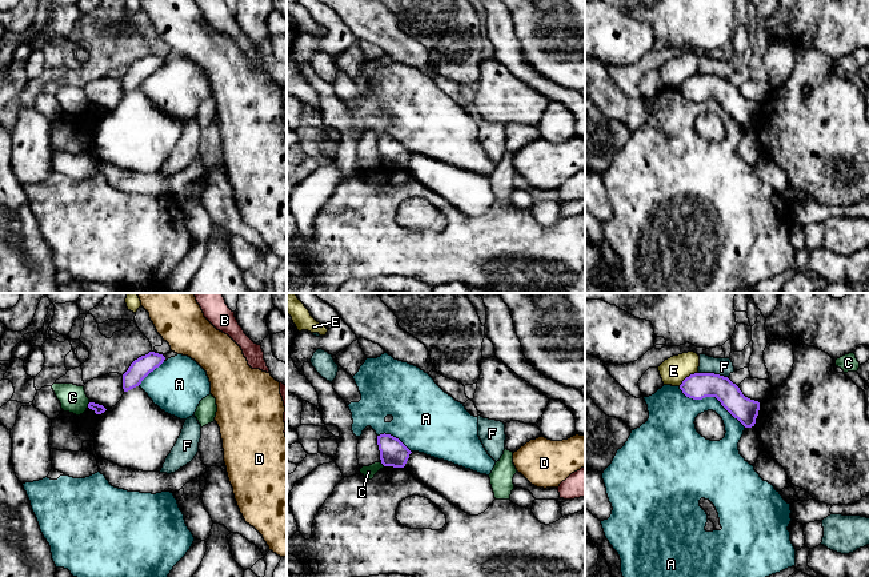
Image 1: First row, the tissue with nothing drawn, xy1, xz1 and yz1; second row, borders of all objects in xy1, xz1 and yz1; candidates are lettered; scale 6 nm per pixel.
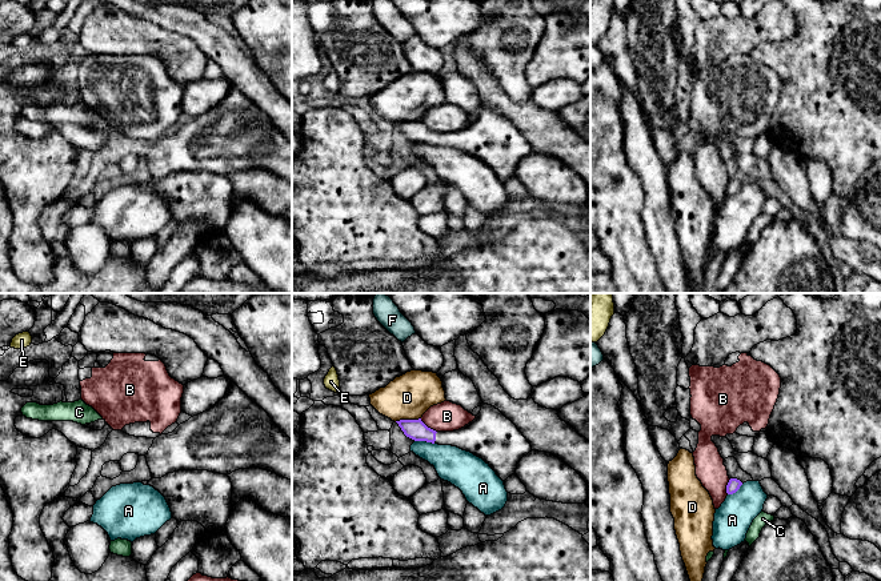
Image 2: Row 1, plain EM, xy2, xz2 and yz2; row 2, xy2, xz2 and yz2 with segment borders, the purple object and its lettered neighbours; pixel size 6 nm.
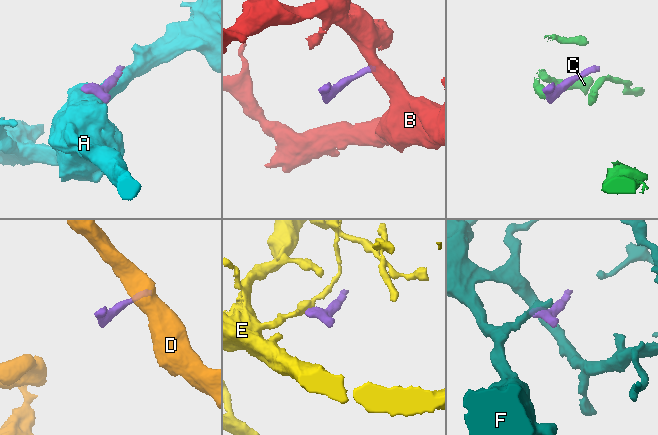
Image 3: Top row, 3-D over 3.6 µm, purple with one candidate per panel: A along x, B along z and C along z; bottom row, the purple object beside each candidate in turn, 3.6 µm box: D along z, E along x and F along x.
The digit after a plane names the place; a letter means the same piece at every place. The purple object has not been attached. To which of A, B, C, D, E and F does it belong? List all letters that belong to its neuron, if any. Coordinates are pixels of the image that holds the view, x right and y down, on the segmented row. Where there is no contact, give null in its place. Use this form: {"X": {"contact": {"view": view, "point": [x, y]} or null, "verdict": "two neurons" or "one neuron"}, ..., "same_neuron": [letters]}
{"A": {"contact": {"view": "yz1", "point": [712, 396]}, "verdict": "two neurons"}, "B": {"contact": {"view": "xz2", "point": [427, 427]}, "verdict": "two neurons"}, "C": {"contact": {"view": "xy1", "point": [88, 405]}, "verdict": "two neurons"}, "D": {"contact": {"view": "xz2", "point": [407, 420]}, "verdict": "two neurons"}, "E": {"contact": {"view": "yz1", "point": [689, 376]}, "verdict": "two neurons"}, "F": {"contact": {"view": "yz1", "point": [713, 373]}, "verdict": "two neurons"}, "same_neuron": []}

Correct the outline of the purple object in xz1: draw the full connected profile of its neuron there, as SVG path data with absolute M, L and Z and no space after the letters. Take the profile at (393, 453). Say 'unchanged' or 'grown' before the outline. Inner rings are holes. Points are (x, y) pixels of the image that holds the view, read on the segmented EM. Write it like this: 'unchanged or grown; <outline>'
unchanged; M385 433L377 436L377 445L384 466L404 468L412 453L399 438Z

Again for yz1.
unchanged; M694 373L682 381L680 389L693 400L716 397L745 428L756 424L760 402L745 397L728 377L714 373Z

